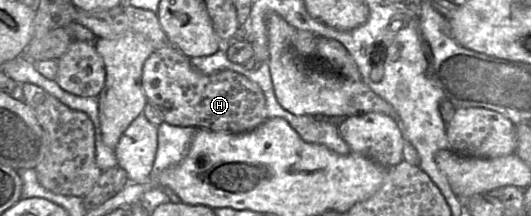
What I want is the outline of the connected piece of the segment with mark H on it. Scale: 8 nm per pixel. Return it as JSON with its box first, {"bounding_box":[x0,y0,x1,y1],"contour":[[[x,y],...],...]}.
{"bounding_box":[142,48,267,133],"contour":[[[177,48],[155,50],[146,59],[142,70],[142,87],[147,103],[152,104],[164,122],[172,126],[244,133],[267,119],[265,96],[258,84],[231,70],[204,75]]]}

